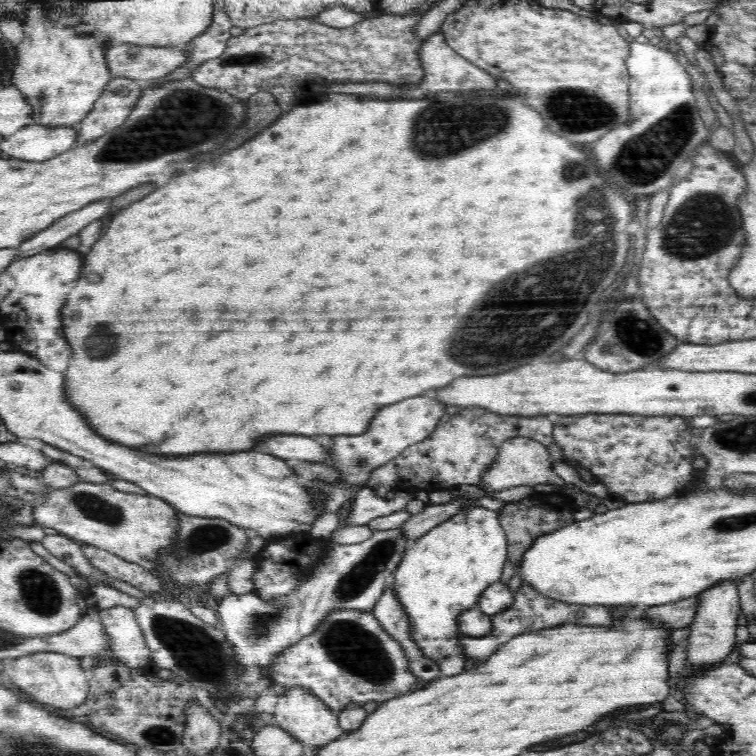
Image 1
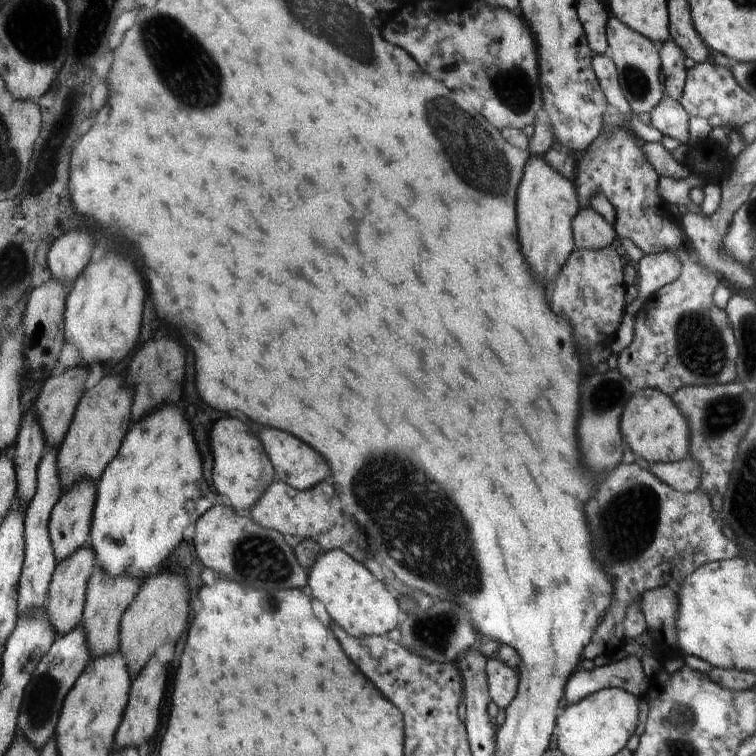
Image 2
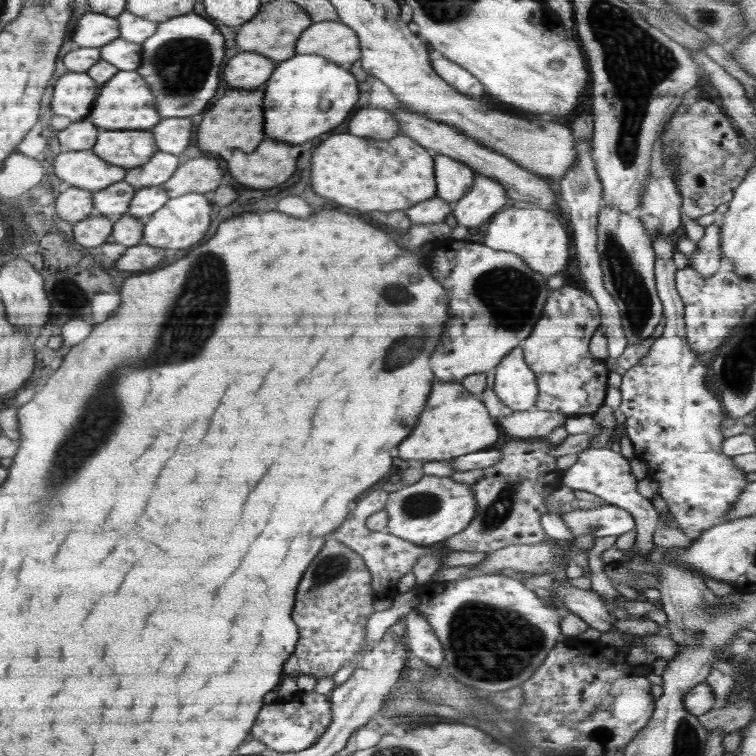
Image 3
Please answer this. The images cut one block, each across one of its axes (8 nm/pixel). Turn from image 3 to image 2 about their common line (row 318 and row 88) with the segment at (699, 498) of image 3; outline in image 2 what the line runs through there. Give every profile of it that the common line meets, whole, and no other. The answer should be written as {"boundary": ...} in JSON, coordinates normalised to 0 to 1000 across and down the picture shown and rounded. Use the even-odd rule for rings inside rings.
{"boundary":[[[888,50],[872,60],[872,73],[874,95],[880,101],[878,116],[886,130],[897,134],[906,118],[909,90],[905,89],[905,79],[909,74]]]}

